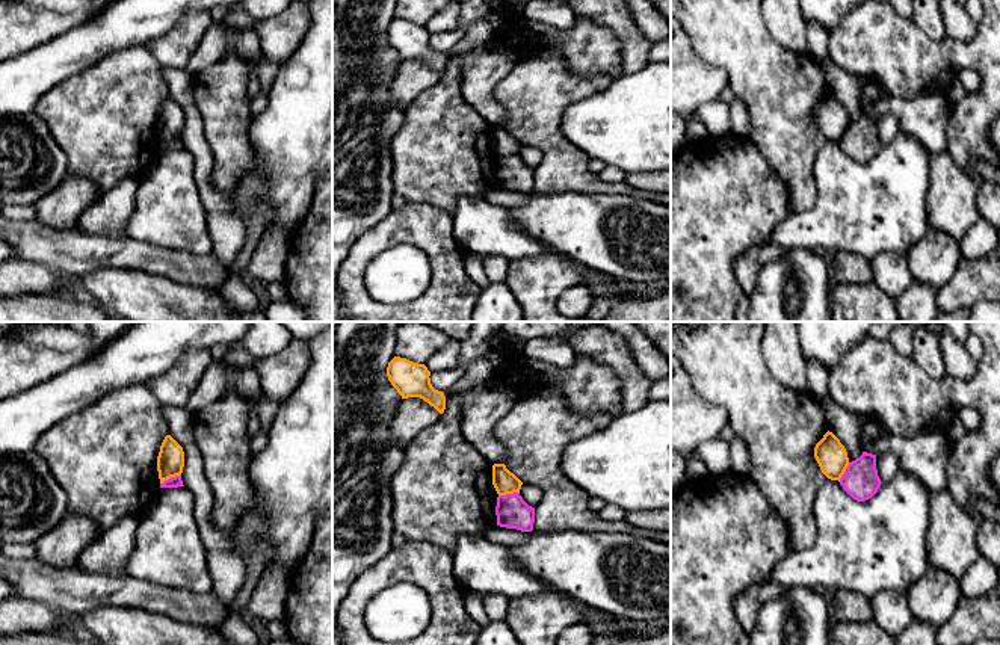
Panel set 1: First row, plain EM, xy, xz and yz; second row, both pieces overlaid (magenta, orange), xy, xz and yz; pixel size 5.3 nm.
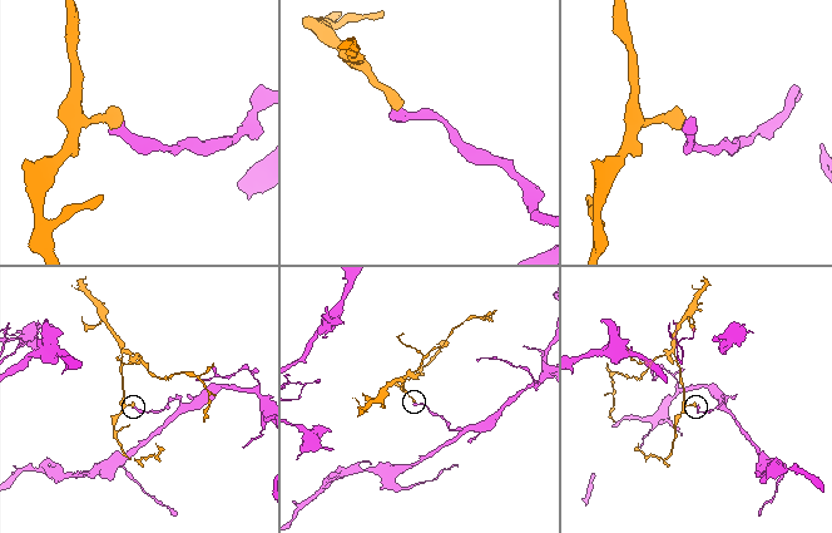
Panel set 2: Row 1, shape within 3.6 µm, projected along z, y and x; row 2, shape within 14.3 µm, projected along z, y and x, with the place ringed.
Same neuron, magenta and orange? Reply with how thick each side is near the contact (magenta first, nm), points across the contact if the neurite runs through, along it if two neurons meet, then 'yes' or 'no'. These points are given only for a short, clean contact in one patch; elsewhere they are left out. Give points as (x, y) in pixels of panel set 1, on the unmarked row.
60/140 nm | along xy (180, 136), (171, 138), (160, 145) | no

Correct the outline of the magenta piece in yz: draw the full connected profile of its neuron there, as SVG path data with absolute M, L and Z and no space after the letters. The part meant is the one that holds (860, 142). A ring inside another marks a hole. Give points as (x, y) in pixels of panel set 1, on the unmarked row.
M863 113L860 119L849 124L840 140L843 151L856 163L872 160L878 154L881 145L876 131L876 116L867 113Z

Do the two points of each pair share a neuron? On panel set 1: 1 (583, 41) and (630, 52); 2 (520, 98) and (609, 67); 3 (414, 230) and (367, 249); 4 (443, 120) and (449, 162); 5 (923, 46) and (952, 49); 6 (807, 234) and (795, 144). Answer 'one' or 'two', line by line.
1: two
2: two
3: one
4: one
5: one
6: two

